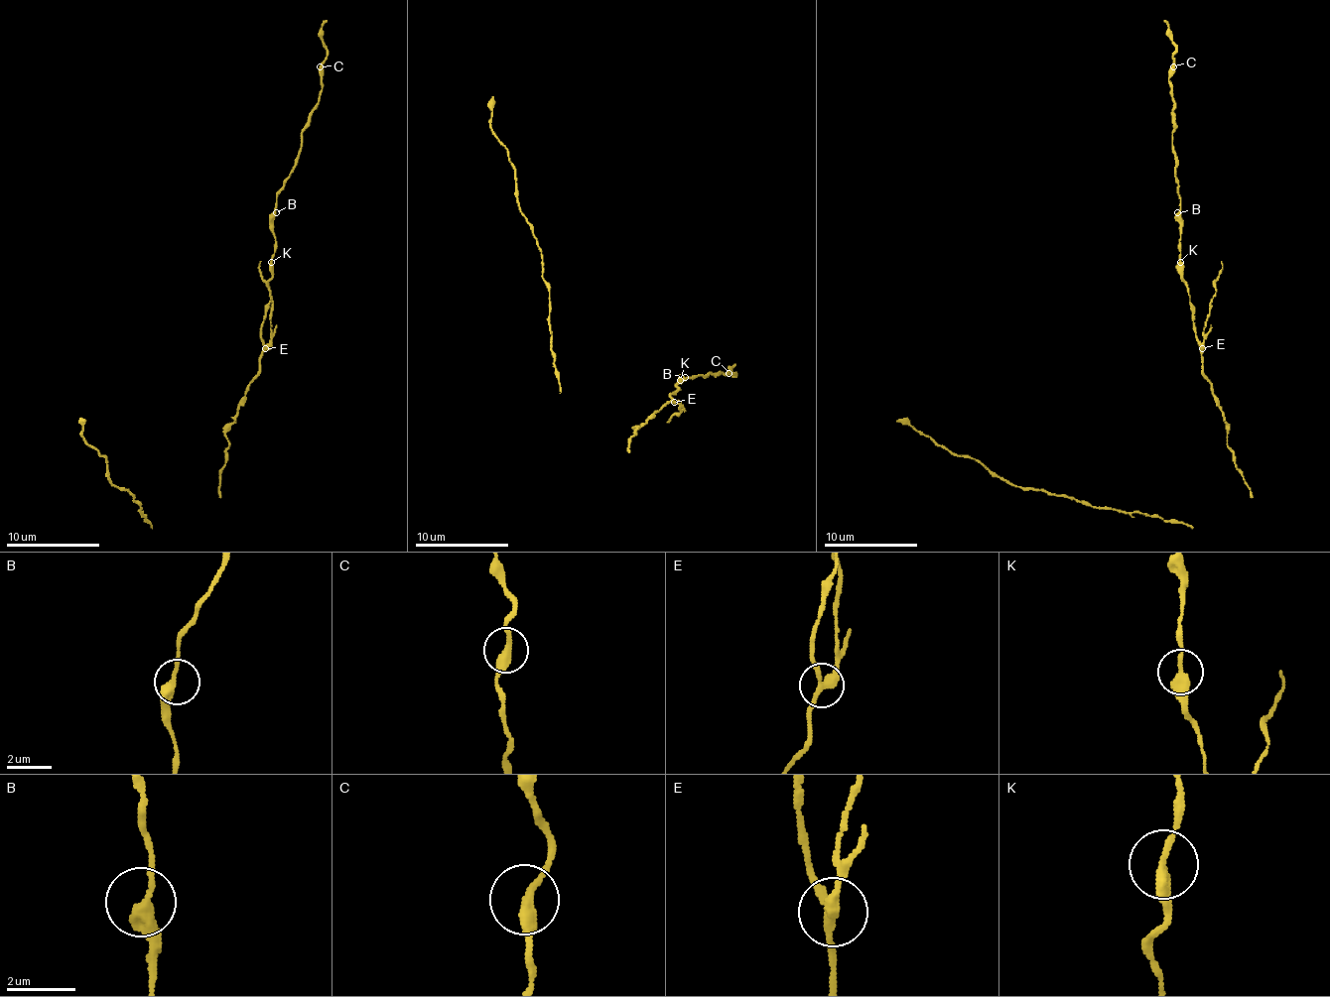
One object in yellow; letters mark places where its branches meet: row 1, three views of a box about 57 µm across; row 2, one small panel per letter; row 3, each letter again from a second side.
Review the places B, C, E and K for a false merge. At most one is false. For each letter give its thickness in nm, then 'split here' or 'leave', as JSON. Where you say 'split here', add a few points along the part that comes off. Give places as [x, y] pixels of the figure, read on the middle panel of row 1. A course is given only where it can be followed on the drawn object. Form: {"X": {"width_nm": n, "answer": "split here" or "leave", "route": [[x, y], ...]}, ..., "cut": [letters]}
{"B": {"width_nm": 360, "answer": "leave"}, "C": {"width_nm": 320, "answer": "leave"}, "E": {"width_nm": 280, "answer": "split here", "route": [[673, 403], [680, 403], [680, 410], [671, 422]]}, "K": {"width_nm": 320, "answer": "leave"}, "cut": ["E"]}

